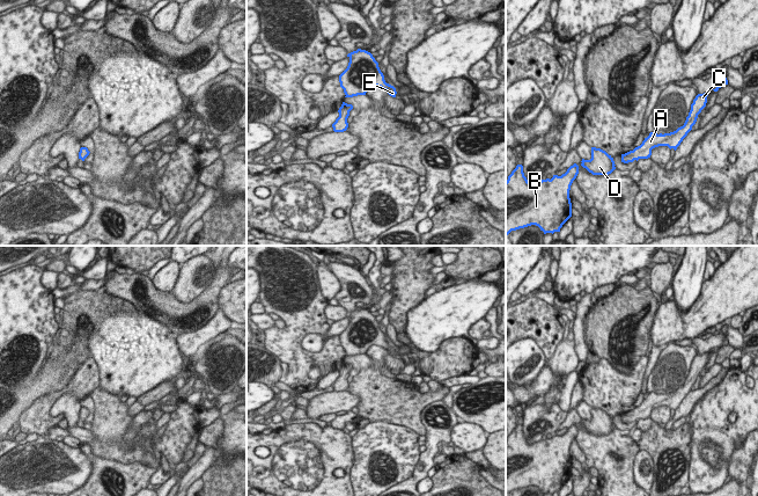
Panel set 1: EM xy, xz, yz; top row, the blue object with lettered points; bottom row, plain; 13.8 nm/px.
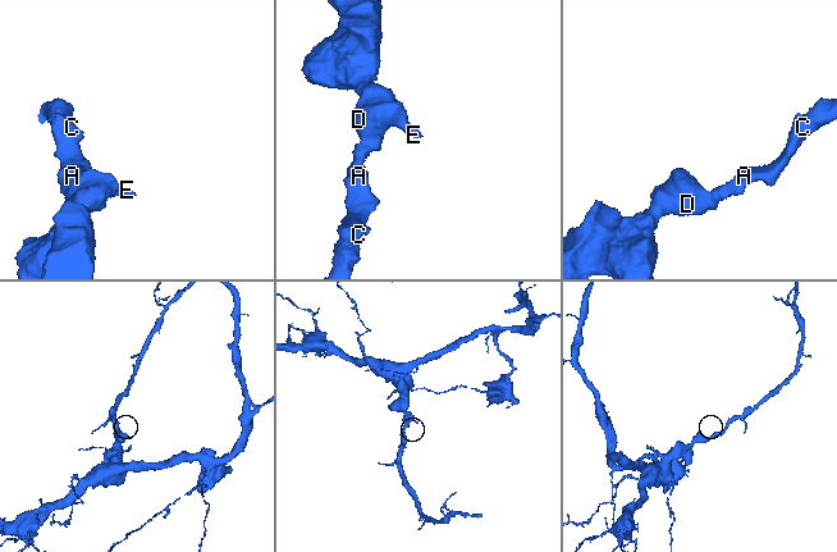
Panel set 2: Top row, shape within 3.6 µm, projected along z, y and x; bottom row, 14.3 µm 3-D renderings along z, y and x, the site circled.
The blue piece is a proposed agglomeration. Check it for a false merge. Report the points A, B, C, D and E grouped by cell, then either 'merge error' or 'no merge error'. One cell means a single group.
A B C D E; no merge error

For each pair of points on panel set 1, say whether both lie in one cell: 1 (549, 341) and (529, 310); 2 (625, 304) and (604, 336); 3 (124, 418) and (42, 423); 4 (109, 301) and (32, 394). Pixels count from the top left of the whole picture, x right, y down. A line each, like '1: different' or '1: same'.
1: same
2: same
3: different
4: same

